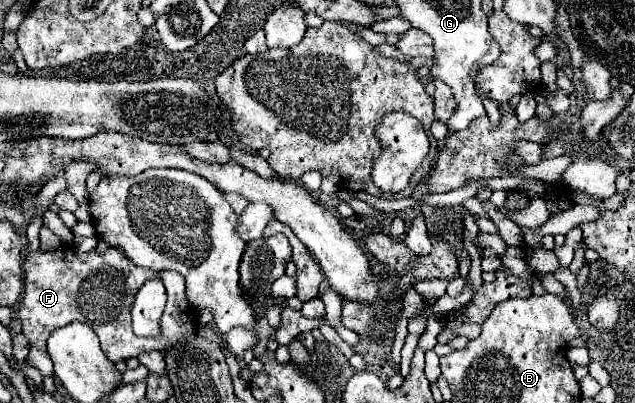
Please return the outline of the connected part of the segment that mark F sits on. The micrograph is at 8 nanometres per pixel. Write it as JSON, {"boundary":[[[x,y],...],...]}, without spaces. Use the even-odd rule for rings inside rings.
{"boundary":[[[71,243],[53,251],[35,251],[23,263],[23,297],[17,305],[17,319],[23,325],[23,335],[29,345],[47,353],[47,337],[51,331],[67,323],[87,323],[99,337],[103,353],[115,363],[121,359],[137,359],[149,351],[165,351],[175,343],[183,343],[189,333],[197,329],[197,309],[191,307],[185,295],[183,275],[163,271],[163,285],[167,289],[167,305],[161,319],[161,337],[137,337],[131,329],[131,307],[139,287],[155,277],[155,273],[135,267],[123,251],[109,247],[105,253],[87,251],[77,253]]]}

